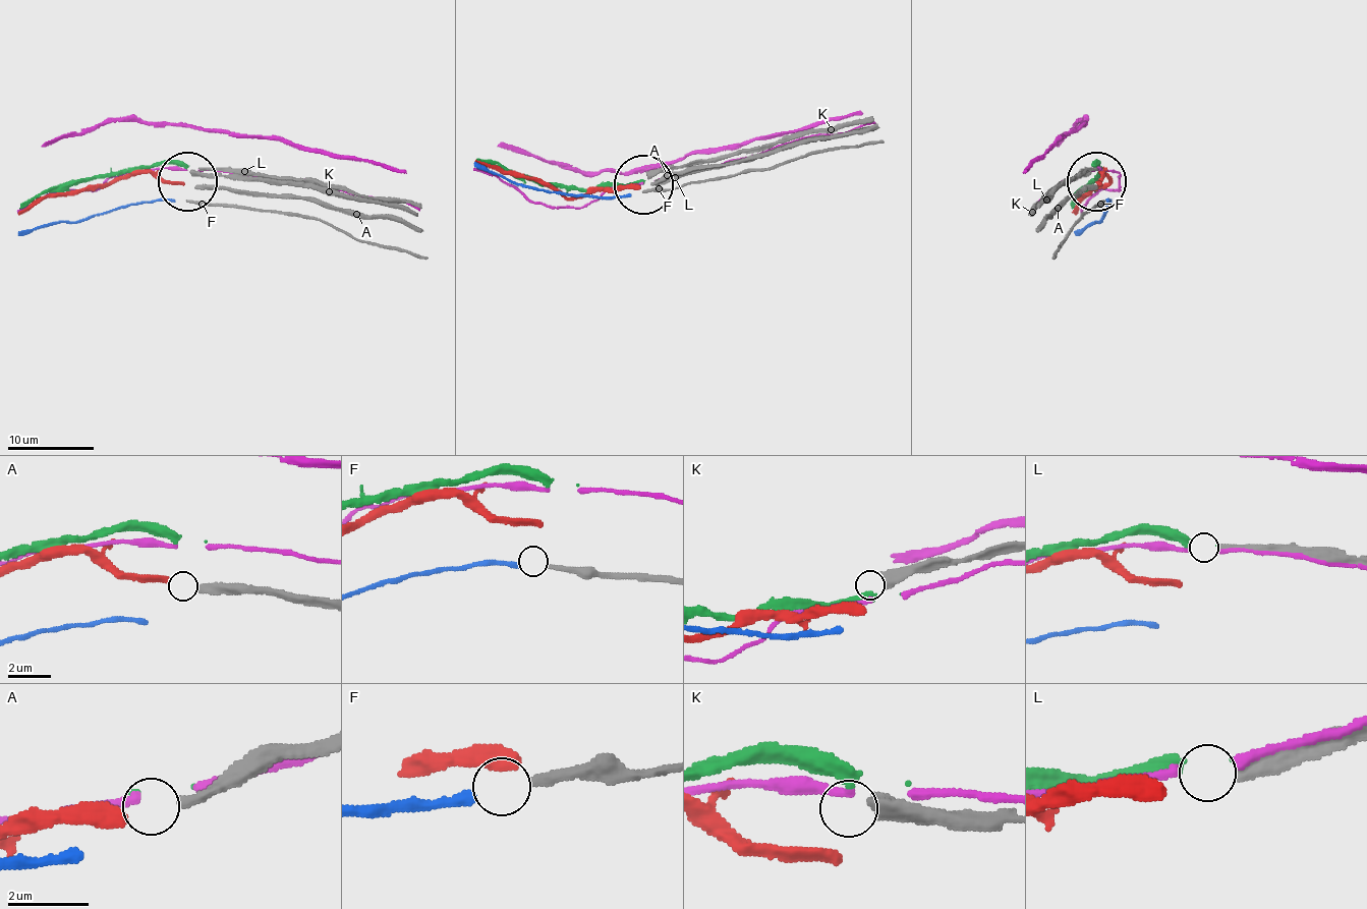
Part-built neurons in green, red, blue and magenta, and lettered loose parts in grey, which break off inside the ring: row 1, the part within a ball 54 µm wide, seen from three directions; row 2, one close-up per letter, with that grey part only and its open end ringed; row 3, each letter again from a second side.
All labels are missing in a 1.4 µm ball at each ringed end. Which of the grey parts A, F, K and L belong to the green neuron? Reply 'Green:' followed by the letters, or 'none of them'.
Green: L

